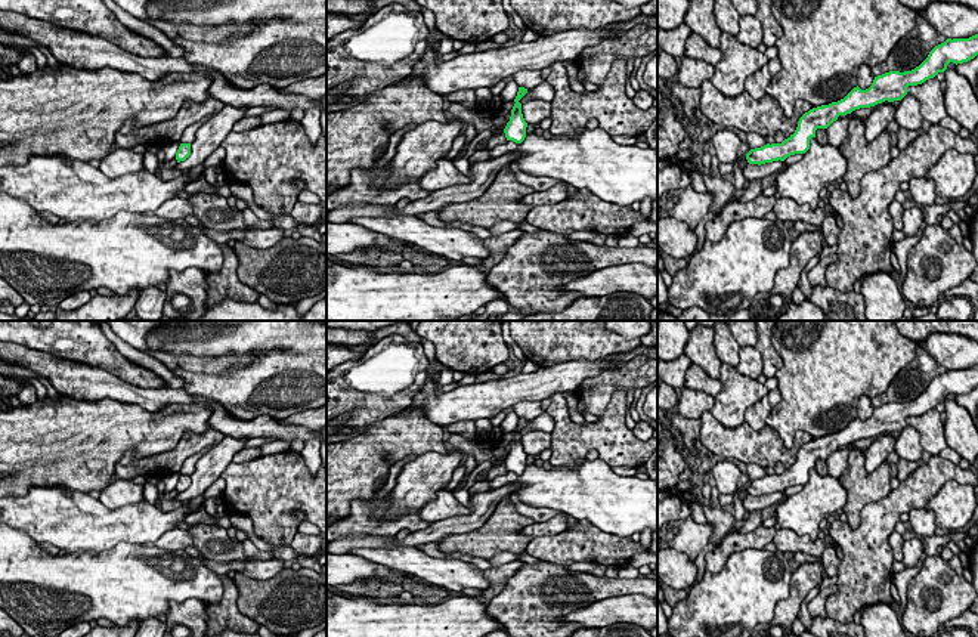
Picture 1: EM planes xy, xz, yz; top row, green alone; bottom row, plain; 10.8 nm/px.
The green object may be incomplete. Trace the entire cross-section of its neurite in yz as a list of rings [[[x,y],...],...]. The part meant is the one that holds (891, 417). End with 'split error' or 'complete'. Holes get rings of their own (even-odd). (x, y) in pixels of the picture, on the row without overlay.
[[[978,365],[969,369],[947,369],[935,377],[928,389],[912,402],[889,402],[875,408],[872,417],[861,421],[854,418],[844,430],[821,436],[805,443],[793,466],[782,474],[767,474],[761,479],[750,480],[746,485],[749,495],[765,495],[784,492],[795,485],[805,485],[810,480],[810,470],[815,469],[817,460],[827,460],[839,446],[851,445],[860,439],[870,439],[885,432],[901,432],[907,426],[909,417],[917,417],[938,403],[944,403],[950,393],[963,395],[978,386]]] | complete

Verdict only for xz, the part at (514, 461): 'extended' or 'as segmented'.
as segmented

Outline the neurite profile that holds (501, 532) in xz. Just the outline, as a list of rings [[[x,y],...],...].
[[[505,497],[482,528],[467,534],[449,535],[437,542],[437,548],[445,554],[461,553],[485,560],[499,553],[522,554],[533,539],[533,536],[524,536],[522,531],[532,523],[535,520],[522,516],[511,500]]]

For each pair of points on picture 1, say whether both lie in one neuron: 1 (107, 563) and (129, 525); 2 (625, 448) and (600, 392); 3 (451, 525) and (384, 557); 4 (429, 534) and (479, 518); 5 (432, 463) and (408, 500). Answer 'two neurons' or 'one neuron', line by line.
1: two neurons
2: two neurons
3: two neurons
4: one neuron
5: one neuron

